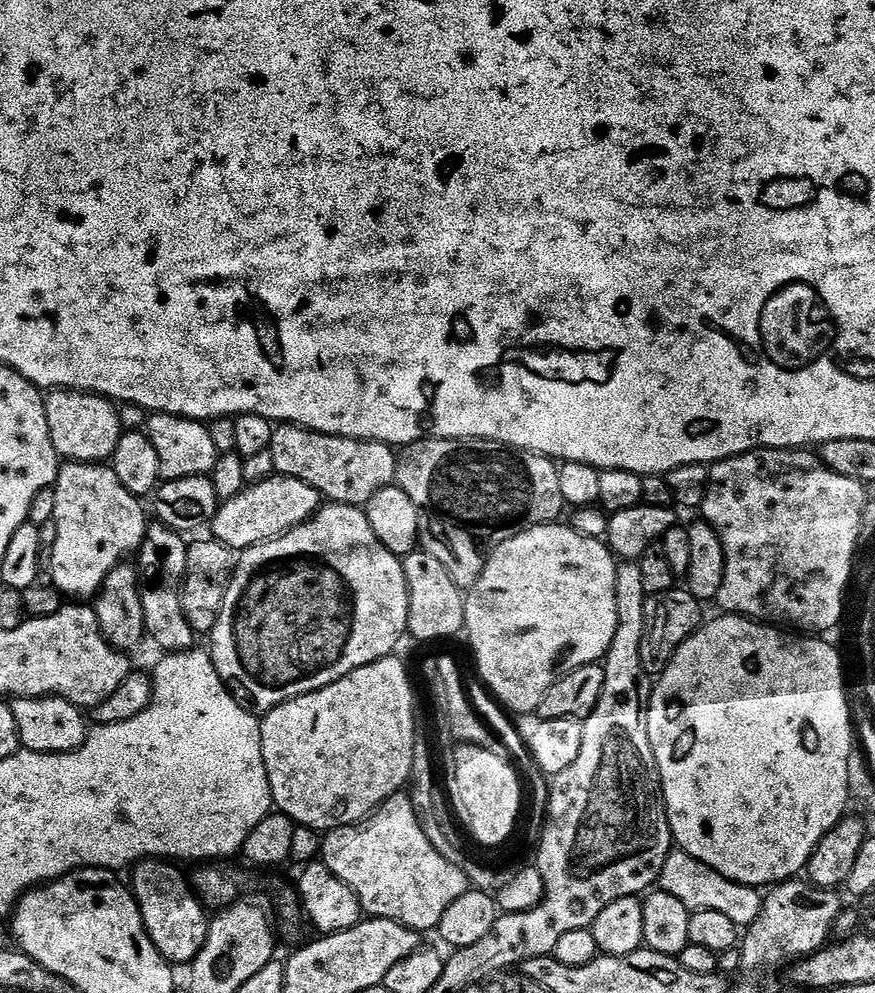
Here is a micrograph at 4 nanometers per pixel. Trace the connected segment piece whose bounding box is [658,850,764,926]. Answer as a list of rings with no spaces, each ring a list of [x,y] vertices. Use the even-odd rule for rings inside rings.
[[[673,850],[666,858],[660,871],[658,888],[666,894],[674,894],[674,898],[690,910],[718,911],[739,926],[753,924],[764,906],[764,896],[759,887],[734,882],[683,850]]]

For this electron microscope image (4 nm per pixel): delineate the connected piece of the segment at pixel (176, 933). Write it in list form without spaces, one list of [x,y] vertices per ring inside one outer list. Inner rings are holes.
[[[167,858],[139,861],[131,869],[130,887],[140,907],[146,930],[165,960],[173,966],[188,966],[206,946],[210,915],[203,899],[194,891],[189,877],[187,880],[180,868],[183,867]]]

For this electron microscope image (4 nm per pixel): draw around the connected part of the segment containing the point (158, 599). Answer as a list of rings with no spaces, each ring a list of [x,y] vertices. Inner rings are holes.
[[[156,520],[148,527],[142,549],[145,562],[156,572],[149,580],[147,577],[145,585],[141,587],[147,635],[158,647],[165,648],[163,651],[168,654],[186,652],[197,647],[198,633],[192,628],[184,610],[183,578],[188,570],[188,545],[181,533]]]

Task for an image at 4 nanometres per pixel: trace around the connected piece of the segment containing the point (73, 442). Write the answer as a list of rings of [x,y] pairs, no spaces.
[[[52,390],[47,393],[44,405],[50,438],[61,458],[81,464],[103,464],[111,461],[122,435],[120,416],[116,413],[117,405],[113,401],[94,392]]]

